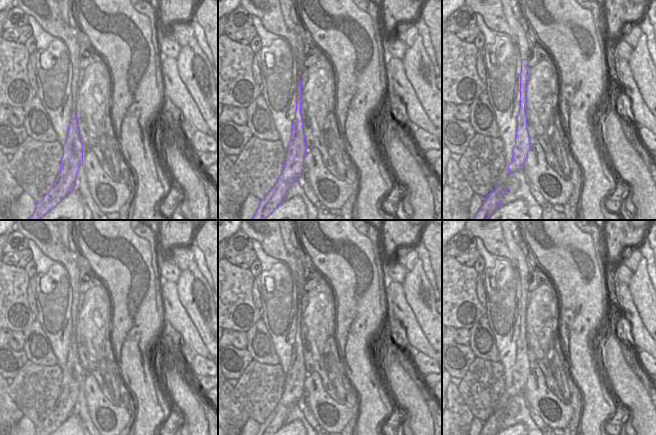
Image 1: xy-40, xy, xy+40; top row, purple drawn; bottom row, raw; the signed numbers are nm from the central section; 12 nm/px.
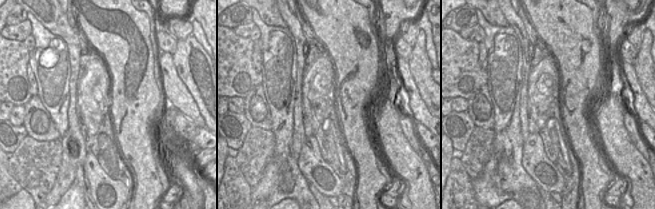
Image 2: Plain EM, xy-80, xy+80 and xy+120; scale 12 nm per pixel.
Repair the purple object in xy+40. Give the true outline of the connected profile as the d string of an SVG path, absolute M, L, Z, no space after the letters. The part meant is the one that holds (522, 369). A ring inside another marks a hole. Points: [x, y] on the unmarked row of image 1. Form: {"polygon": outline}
{"polygon": "M499 220L501 228L503 230L503 237L507 244L508 249L517 260L517 269L520 274L521 283L521 296L520 296L520 332L517 339L517 353L515 369L512 376L512 384L508 389L508 396L514 397L516 394L524 395L524 388L527 382L528 376L531 372L530 361L528 356L528 343L527 343L527 306L531 299L531 295L528 289L529 270L527 266L527 260L520 246L515 242L513 232L517 226L514 220Z"}

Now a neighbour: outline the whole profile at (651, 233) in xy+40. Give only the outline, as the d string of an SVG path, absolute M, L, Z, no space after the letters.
M653 223L648 228L645 240L649 242L653 254L655 256L655 268L656 268L656 223Z

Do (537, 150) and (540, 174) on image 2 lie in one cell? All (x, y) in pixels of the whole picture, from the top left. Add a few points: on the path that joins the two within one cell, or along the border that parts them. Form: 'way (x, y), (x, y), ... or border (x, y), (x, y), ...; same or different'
way (537, 156), (537, 165), (540, 168); same

